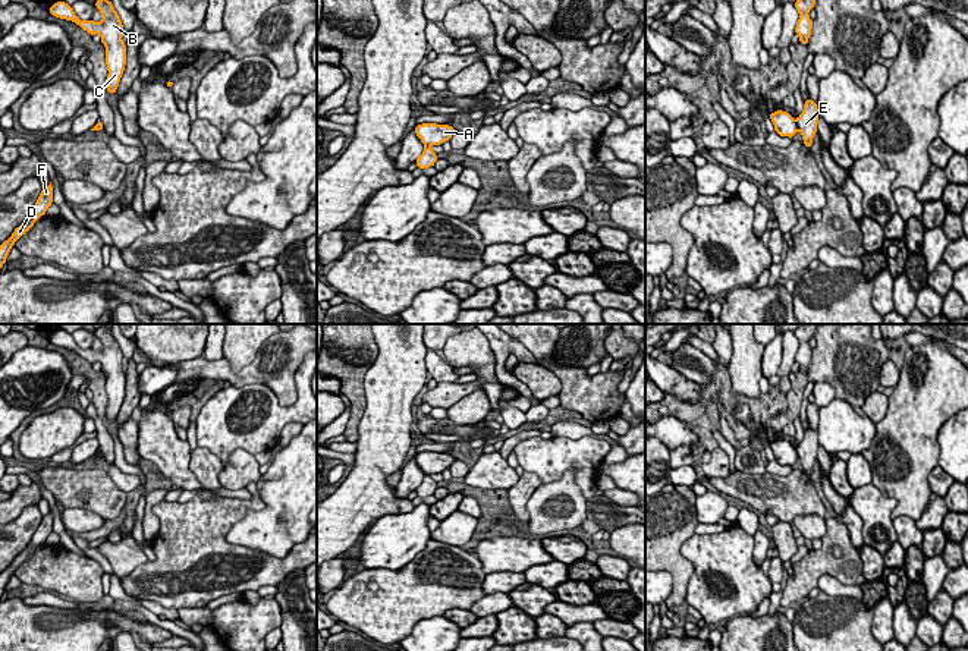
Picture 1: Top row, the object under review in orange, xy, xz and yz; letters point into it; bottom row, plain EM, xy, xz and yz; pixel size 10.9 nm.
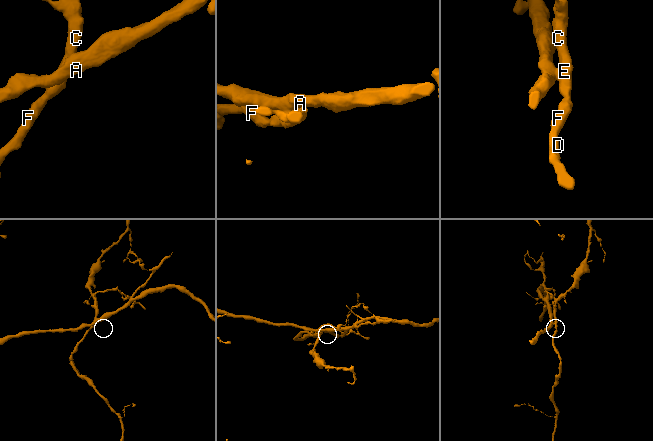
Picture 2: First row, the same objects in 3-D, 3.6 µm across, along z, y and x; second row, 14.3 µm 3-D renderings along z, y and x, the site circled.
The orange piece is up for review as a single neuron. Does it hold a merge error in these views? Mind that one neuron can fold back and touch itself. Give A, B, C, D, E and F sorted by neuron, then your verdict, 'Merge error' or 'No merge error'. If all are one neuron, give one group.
Groups: A / B C D E F. Merge error

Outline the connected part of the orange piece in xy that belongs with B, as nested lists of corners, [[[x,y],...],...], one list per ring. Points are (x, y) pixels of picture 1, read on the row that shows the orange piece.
[[[97,0],[95,7],[101,12],[101,22],[91,19],[85,22],[81,21],[72,6],[65,1],[56,1],[48,12],[56,18],[75,22],[89,35],[101,35],[101,44],[106,45],[104,60],[109,70],[106,87],[110,94],[114,94],[126,65],[126,44],[122,41],[123,25],[111,1]]]

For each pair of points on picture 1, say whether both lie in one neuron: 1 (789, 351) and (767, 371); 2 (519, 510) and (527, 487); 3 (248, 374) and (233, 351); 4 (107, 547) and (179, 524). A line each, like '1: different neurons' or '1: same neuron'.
1: different neurons
2: same neuron
3: different neurons
4: different neurons

